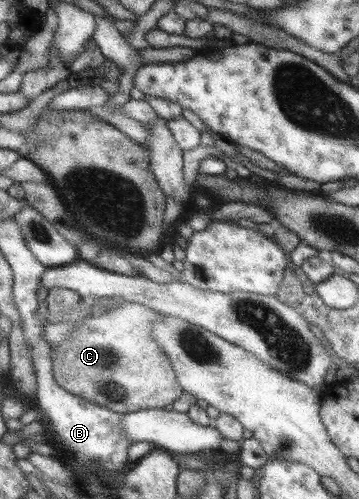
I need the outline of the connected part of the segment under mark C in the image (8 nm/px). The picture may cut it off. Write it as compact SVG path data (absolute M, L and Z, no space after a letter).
M120 302L120 306L108 309L97 317L84 319L60 345L53 346L51 366L54 379L60 388L77 397L83 397L94 404L100 404L112 412L124 414L150 408L164 409L182 394L183 388L176 380L170 360L150 339L152 323L160 317L160 312L134 302Z

